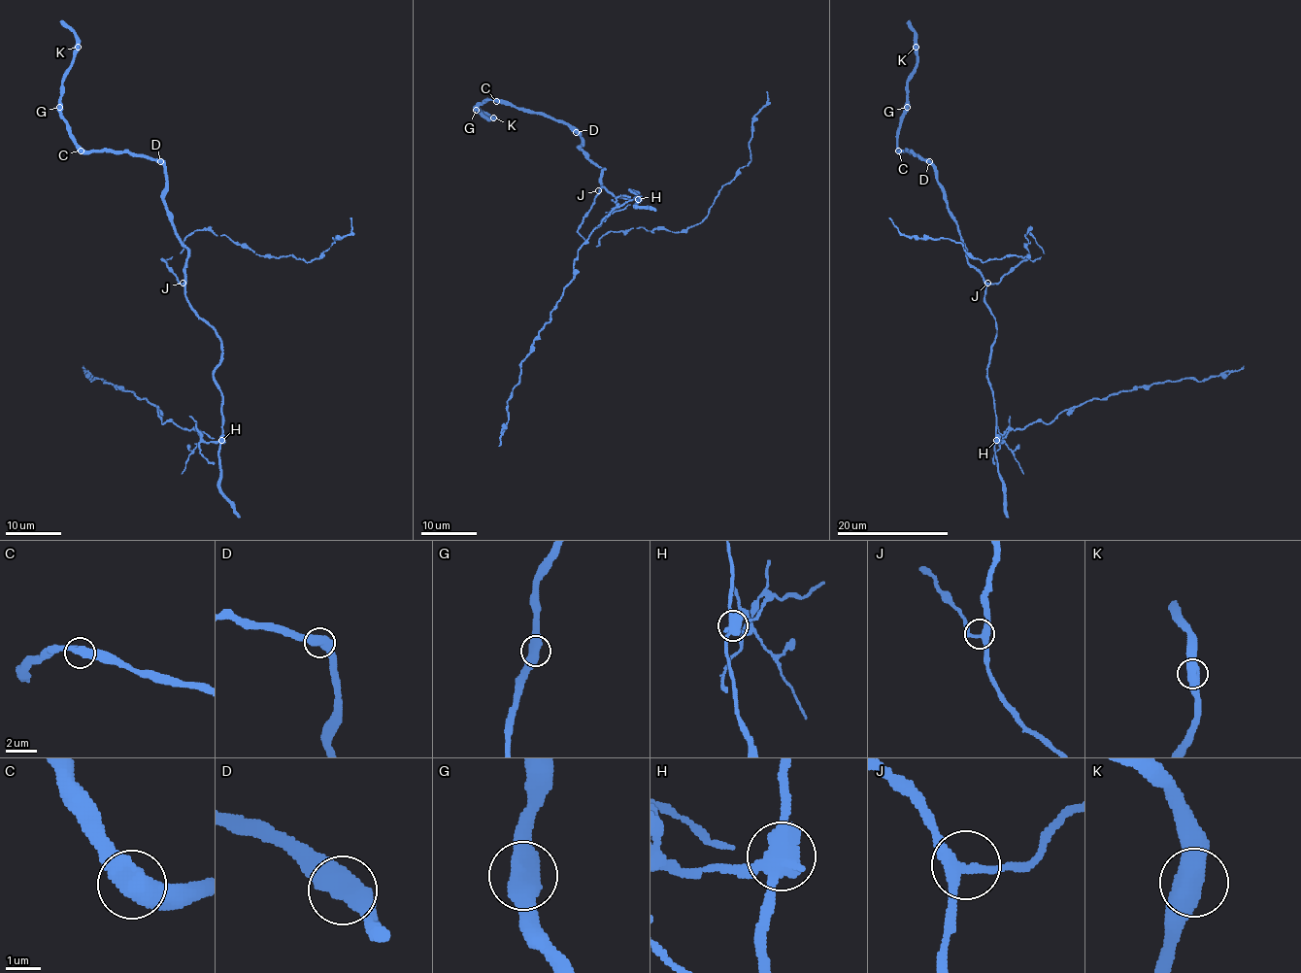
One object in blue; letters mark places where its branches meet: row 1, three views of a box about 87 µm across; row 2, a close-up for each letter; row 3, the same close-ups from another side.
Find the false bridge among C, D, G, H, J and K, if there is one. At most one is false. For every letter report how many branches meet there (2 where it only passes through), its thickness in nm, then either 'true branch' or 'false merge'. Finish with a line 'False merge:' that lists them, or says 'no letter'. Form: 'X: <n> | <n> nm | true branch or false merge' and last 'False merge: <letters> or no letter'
C: 2 | 550 nm | true branch
D: 2 | 550 nm | true branch
G: 2 | 600 nm | true branch
H: 3 | 550 nm | false merge
J: 3 | 280 nm | true branch
K: 2 | 550 nm | true branch
False merge: H

